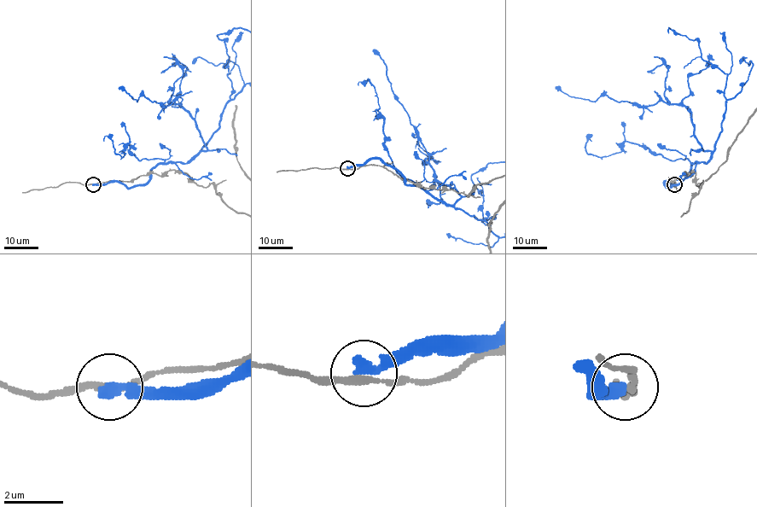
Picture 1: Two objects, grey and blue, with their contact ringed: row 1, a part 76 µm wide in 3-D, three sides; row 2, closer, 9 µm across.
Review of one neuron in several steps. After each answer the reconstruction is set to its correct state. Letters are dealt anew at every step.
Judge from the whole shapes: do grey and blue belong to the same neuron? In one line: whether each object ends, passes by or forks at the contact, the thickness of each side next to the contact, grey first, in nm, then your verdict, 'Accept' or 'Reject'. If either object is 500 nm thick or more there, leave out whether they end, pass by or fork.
At the ring grey passes by. At the ring blue ends. Thickness 220 nm (grey) against 440 nm. Reject

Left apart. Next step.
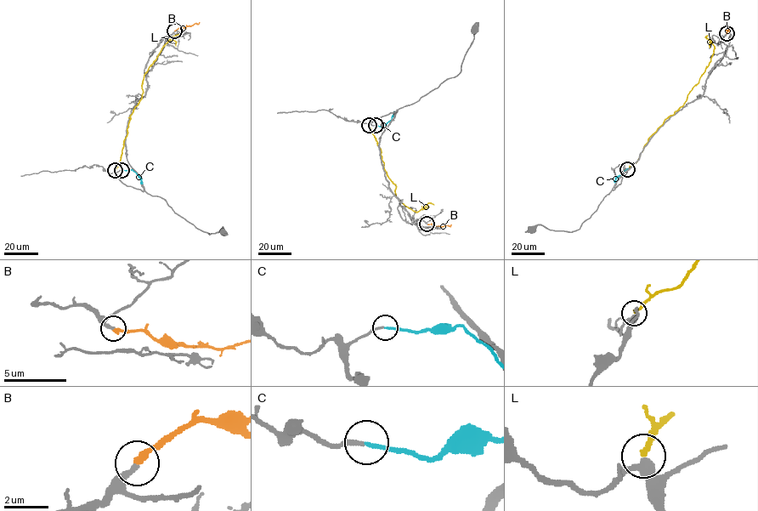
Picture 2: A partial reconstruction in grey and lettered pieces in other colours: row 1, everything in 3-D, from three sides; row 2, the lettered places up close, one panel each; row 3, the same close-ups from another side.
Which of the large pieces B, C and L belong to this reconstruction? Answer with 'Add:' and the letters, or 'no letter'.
Add: B, C

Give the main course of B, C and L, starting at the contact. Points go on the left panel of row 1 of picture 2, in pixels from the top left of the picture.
B: (174, 31), (200, 22)
C: (121, 170), (132, 169), (140, 178), (141, 184)
L: (115, 170), (127, 133), (130, 116), (141, 98), (144, 74), (163, 46), (182, 32)

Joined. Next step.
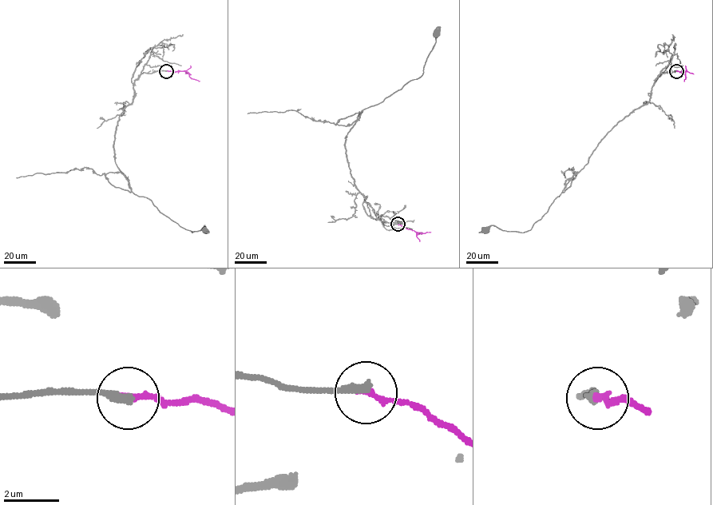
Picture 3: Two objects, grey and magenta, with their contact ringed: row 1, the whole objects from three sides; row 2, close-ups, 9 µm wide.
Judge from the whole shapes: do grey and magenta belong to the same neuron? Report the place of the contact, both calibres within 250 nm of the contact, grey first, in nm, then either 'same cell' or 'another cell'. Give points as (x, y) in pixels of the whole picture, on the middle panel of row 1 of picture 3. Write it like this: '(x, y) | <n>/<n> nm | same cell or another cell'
(398, 224) | 340/240 nm | same cell

